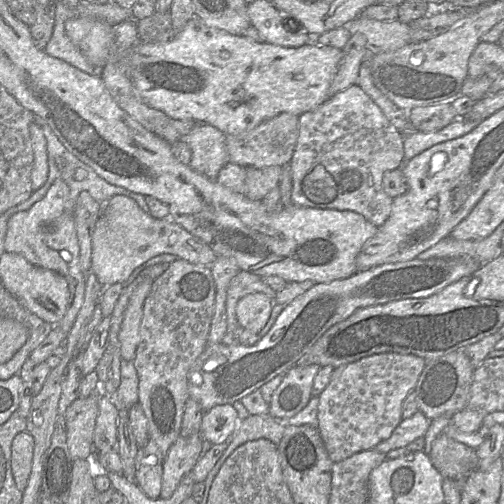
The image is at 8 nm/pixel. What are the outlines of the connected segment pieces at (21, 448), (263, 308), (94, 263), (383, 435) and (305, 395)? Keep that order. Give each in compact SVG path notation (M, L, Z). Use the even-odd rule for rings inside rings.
M28 431L17 434L11 445L11 470L17 488L23 492L32 471L35 442Z
M263 293L242 297L236 306L236 319L241 329L259 333L267 323L274 301Z
M115 195L102 208L93 233L91 269L103 286L126 282L135 268L163 253L173 254L193 264L211 266L217 259L215 252L201 239L195 237L171 218L155 218L144 212L132 198Z
M389 352L367 356L334 369L329 384L319 396L317 424L327 453L334 463L355 453L375 449L392 435L402 421L403 402L415 390L425 366L426 360L419 356Z
M295 365L283 375L283 381L272 395L269 414L287 420L305 408L312 398L312 387L321 366Z

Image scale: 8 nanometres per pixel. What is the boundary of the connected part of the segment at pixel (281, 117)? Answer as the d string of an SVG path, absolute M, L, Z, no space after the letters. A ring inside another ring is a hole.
M281 113L263 121L254 129L238 135L226 135L226 147L229 162L243 167L264 168L286 166L295 151L299 135L299 117L290 113Z

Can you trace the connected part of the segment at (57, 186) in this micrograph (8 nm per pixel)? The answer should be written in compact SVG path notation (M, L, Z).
M56 179L42 199L28 210L16 212L9 218L4 240L5 251L19 254L31 264L55 271L66 279L69 289L67 309L61 321L54 326L60 327L67 334L84 301L86 286L86 273L80 265L73 212L65 209L68 198L68 185L62 179Z

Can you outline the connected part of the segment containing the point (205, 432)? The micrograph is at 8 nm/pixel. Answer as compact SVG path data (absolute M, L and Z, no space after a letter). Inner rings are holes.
M231 404L217 405L203 414L201 436L213 445L228 442L238 424L237 411Z

